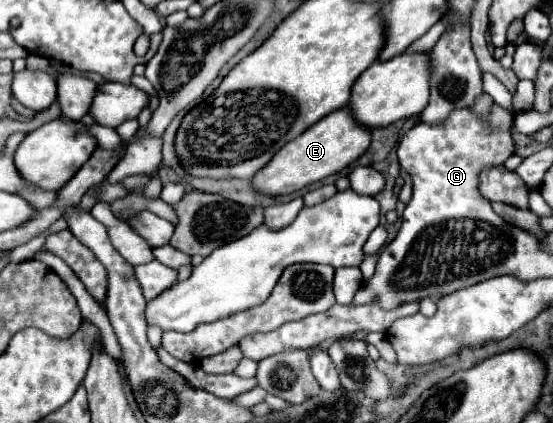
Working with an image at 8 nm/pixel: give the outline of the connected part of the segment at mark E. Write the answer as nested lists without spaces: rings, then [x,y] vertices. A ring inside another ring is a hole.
[[[348,107],[338,109],[324,119],[320,119],[316,125],[306,129],[302,135],[286,143],[252,179],[252,189],[256,189],[264,197],[280,197],[280,195],[292,195],[300,191],[302,187],[316,183],[328,175],[334,175],[348,167],[354,159],[358,159],[370,145],[370,131],[356,125],[350,117]]]

